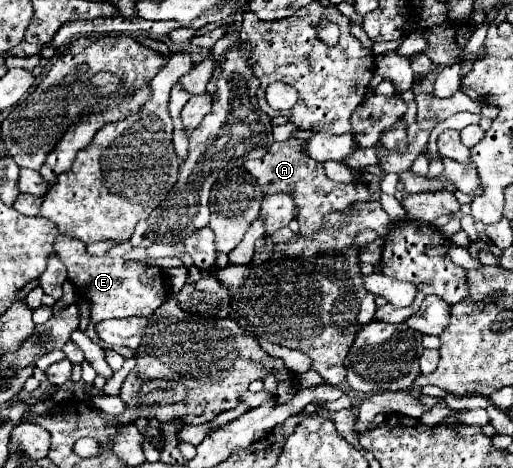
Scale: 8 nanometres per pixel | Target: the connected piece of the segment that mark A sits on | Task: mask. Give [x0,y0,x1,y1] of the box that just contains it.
[245,139,369,237]

